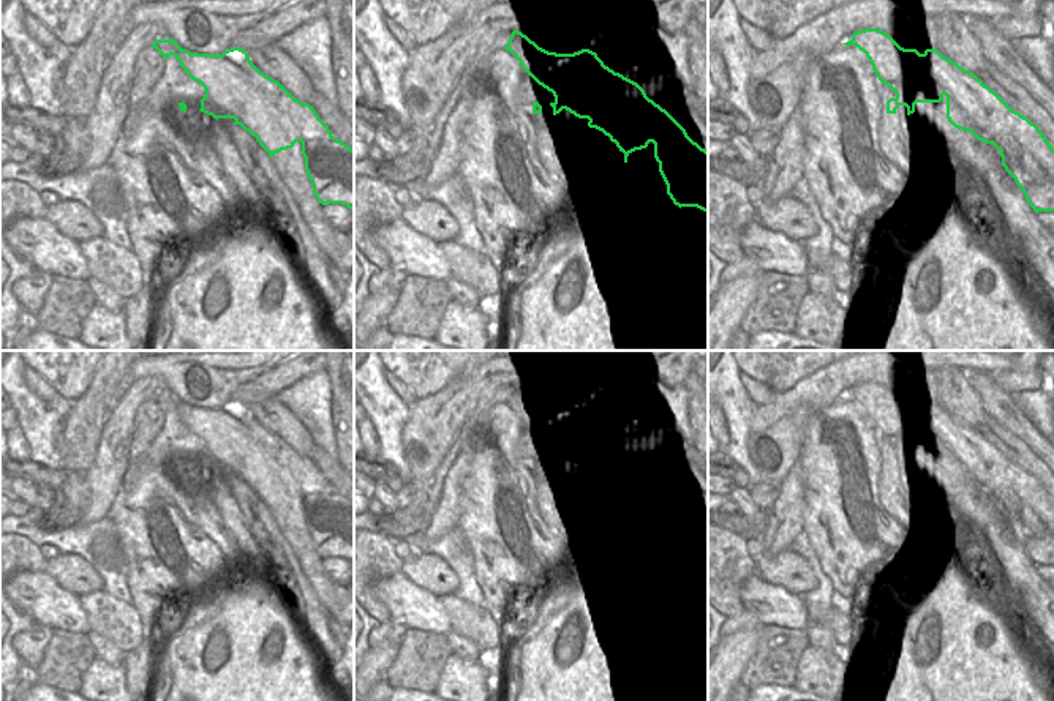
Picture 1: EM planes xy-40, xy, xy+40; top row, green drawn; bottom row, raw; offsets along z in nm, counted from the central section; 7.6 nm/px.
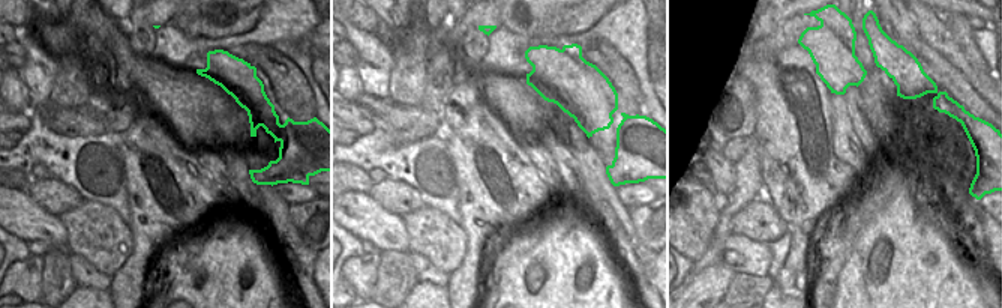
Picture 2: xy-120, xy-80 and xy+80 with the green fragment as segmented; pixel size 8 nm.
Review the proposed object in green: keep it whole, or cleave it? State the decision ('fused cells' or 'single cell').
fused cells

